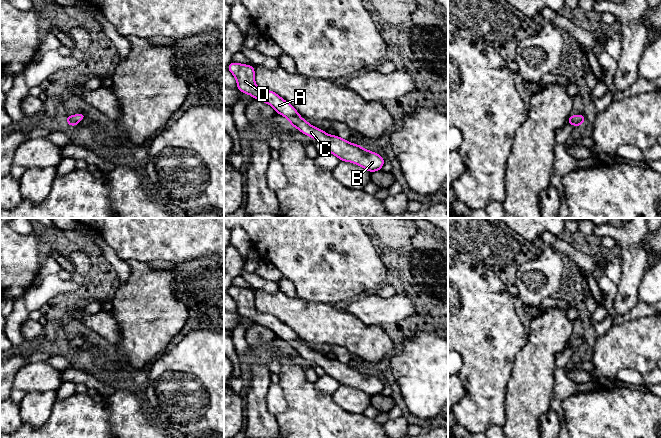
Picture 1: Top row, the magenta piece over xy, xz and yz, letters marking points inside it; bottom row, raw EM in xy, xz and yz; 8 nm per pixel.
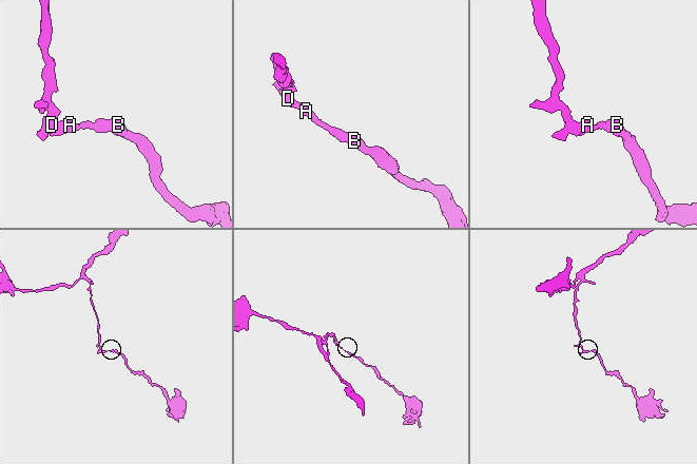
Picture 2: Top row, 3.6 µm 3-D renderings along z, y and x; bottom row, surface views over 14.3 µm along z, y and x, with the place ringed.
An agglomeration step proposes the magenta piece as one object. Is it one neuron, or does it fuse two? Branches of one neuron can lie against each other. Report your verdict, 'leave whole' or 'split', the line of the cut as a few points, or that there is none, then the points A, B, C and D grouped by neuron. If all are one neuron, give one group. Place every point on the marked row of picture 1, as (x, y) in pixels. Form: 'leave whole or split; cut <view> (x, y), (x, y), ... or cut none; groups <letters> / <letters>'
leave whole; cut none; groups A B C D

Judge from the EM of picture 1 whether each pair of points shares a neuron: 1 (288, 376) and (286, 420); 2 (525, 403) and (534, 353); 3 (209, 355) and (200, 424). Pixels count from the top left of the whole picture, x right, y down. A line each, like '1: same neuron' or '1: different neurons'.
1: same neuron
2: same neuron
3: same neuron

